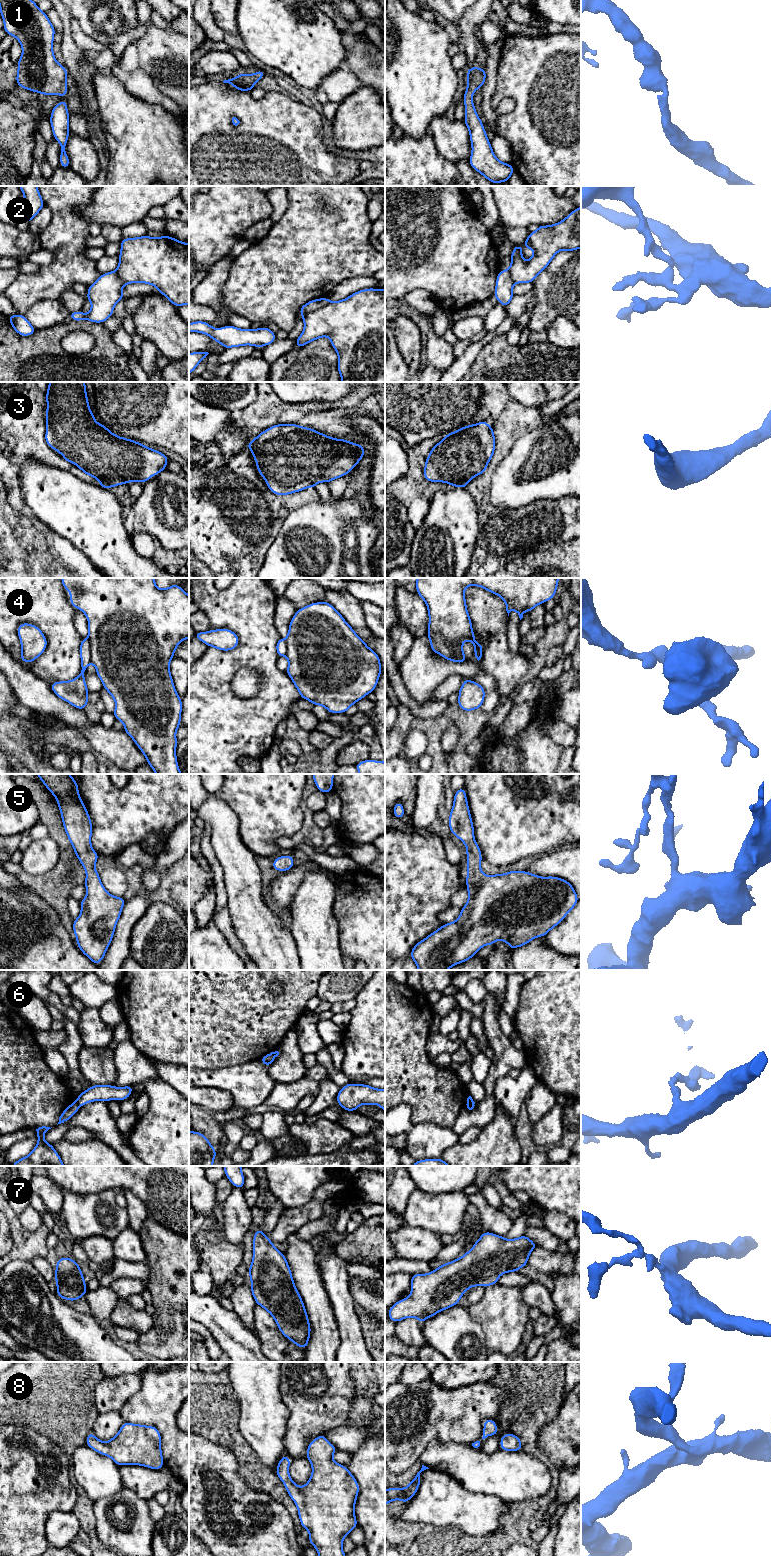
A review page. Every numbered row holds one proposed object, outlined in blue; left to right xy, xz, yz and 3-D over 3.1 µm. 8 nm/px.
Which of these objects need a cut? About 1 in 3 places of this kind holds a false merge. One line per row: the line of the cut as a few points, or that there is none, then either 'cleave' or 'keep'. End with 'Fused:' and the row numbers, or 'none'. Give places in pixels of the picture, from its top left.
1: no cut; keep
2: no cut; keep
3: no cut; keep
4: cut in xy along (87, 638), (91, 661); cleave
5: no cut; keep
6: cut in xy along (75, 1102), (79, 1106); cleave
7: no cut; keep
8: no cut; keep
Fused: 4, 6

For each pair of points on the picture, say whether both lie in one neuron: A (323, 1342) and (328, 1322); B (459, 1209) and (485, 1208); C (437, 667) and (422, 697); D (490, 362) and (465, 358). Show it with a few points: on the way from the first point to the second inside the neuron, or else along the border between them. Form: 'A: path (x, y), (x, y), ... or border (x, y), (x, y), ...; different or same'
A: path (324, 1337), (324, 1327); same
B: border (467, 1196), (470, 1203); different
C: path (430, 674), (422, 682), (422, 690); same
D: border (489, 341), (482, 347), (467, 371); different

